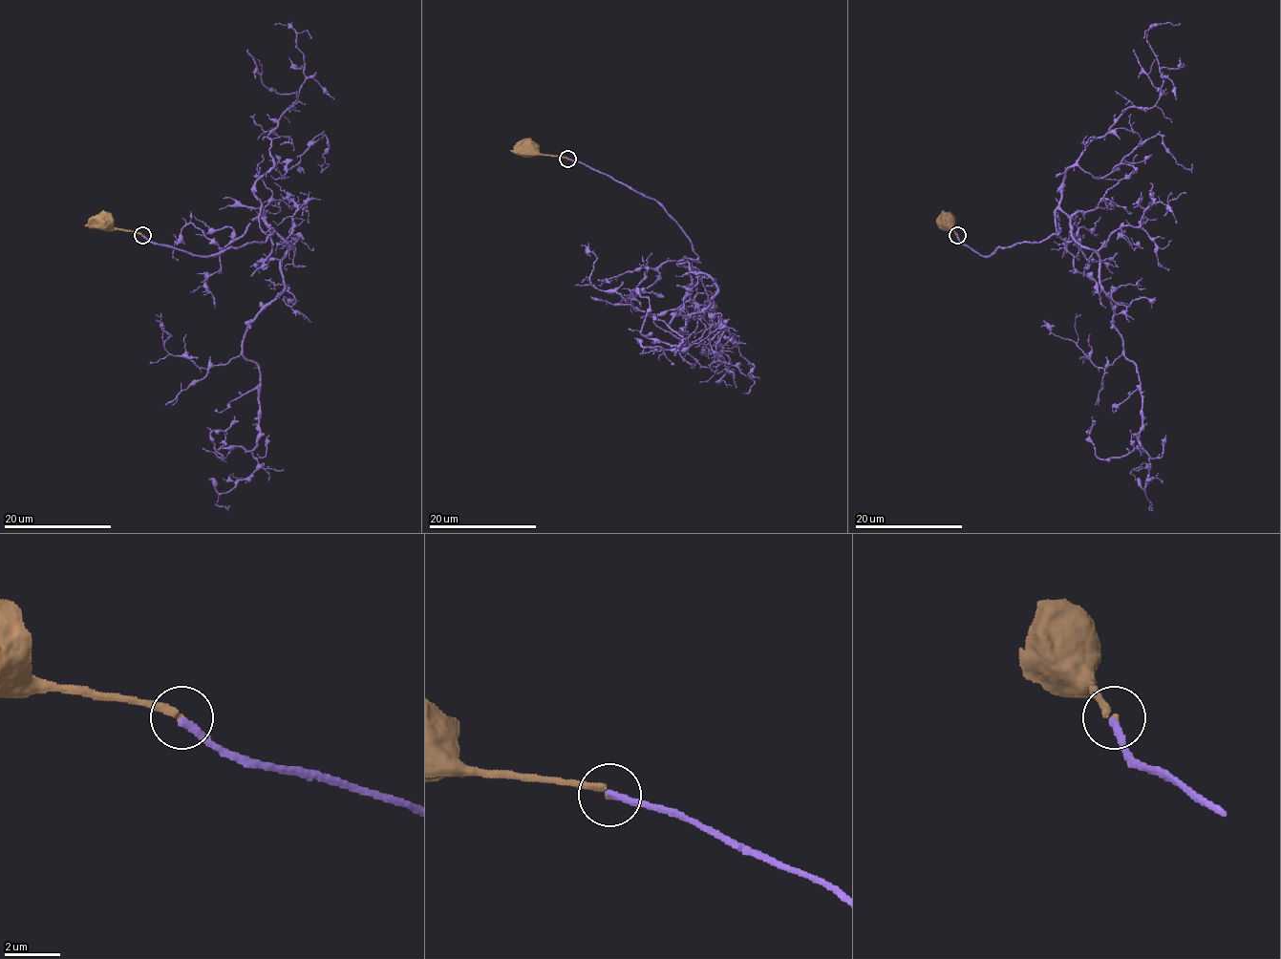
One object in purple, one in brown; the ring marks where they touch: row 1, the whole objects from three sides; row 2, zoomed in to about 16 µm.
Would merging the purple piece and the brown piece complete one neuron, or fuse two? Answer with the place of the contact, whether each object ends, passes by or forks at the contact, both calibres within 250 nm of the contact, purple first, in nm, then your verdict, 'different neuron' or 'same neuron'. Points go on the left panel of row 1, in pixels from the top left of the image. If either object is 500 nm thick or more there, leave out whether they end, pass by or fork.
(142, 235) | purple ends | brown ends | 280/280 nm | same neuron

